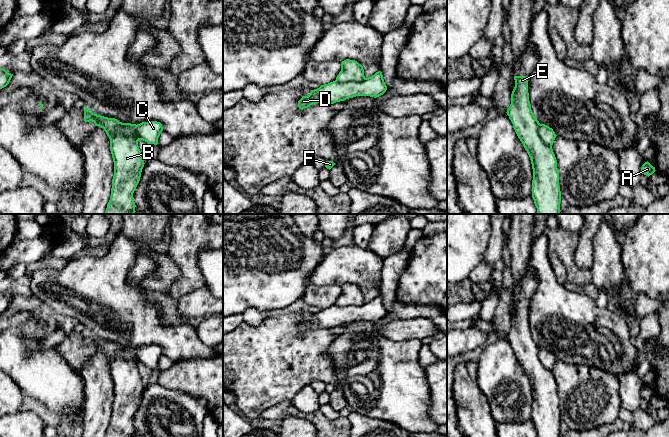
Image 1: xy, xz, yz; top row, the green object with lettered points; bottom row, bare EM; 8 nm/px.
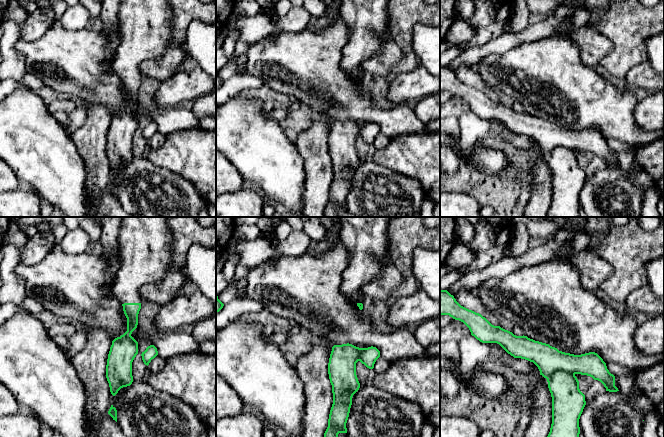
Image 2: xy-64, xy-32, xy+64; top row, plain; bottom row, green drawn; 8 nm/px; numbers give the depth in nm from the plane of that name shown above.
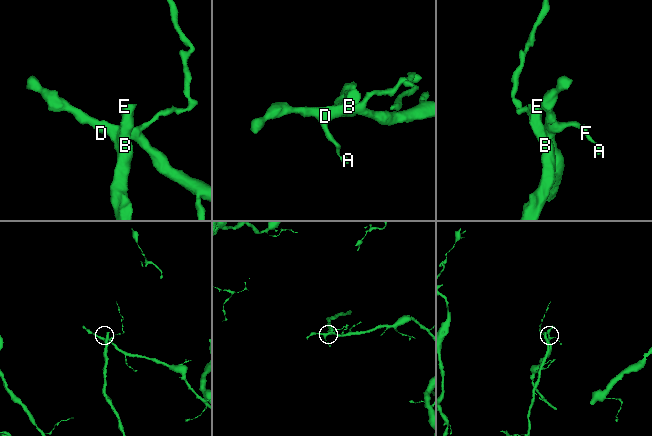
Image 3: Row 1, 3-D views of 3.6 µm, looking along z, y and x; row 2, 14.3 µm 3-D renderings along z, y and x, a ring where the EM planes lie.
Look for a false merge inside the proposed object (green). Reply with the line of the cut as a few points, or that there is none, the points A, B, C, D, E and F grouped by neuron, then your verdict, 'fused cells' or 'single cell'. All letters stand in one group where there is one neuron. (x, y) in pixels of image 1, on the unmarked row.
xz (365, 302), (359, 305), (335, 305) | A C D F / B E | fused cells

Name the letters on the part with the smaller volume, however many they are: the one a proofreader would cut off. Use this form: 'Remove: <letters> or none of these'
Remove: B, E

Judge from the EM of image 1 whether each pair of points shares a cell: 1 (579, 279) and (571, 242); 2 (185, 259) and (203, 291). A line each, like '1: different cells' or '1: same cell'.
1: same cell
2: different cells

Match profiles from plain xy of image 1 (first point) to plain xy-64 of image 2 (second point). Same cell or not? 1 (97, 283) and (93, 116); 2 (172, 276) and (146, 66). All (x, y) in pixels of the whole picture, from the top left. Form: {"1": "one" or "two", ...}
{"1": "two", "2": "one"}

